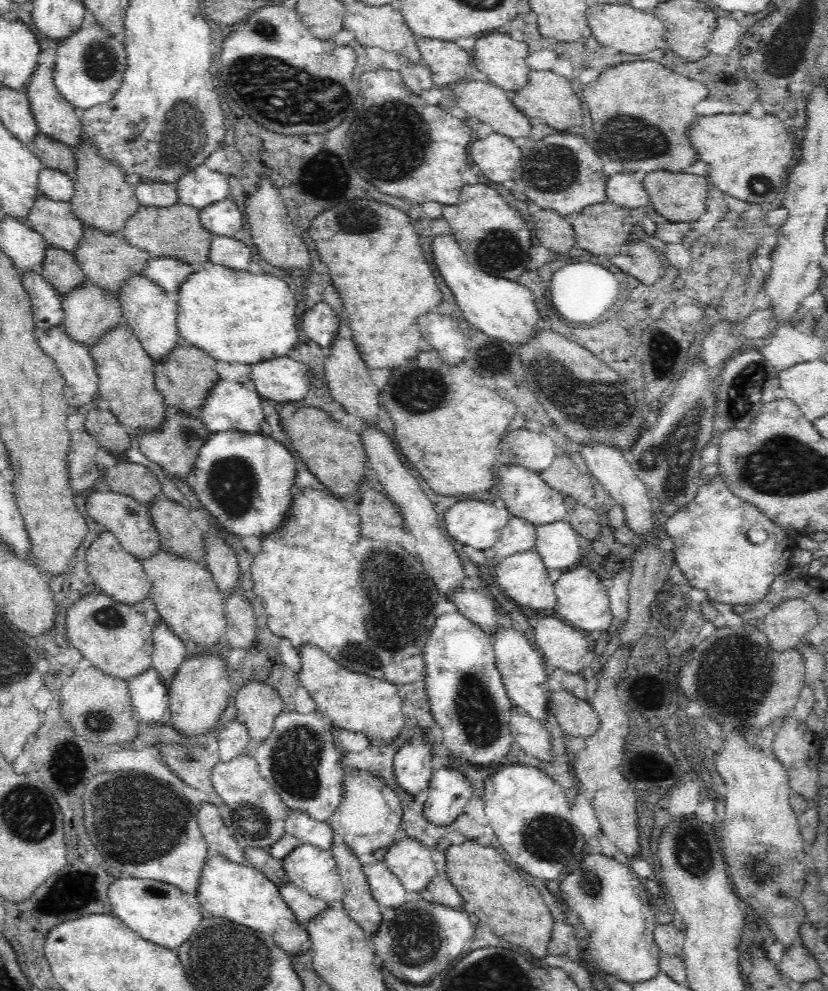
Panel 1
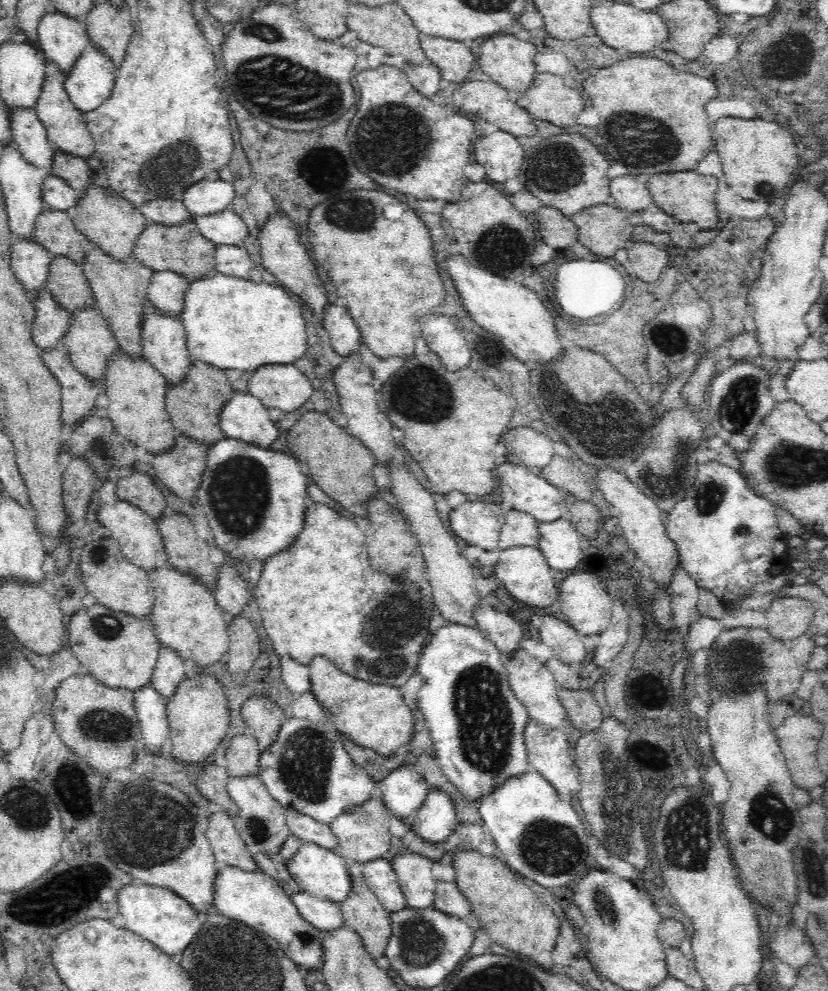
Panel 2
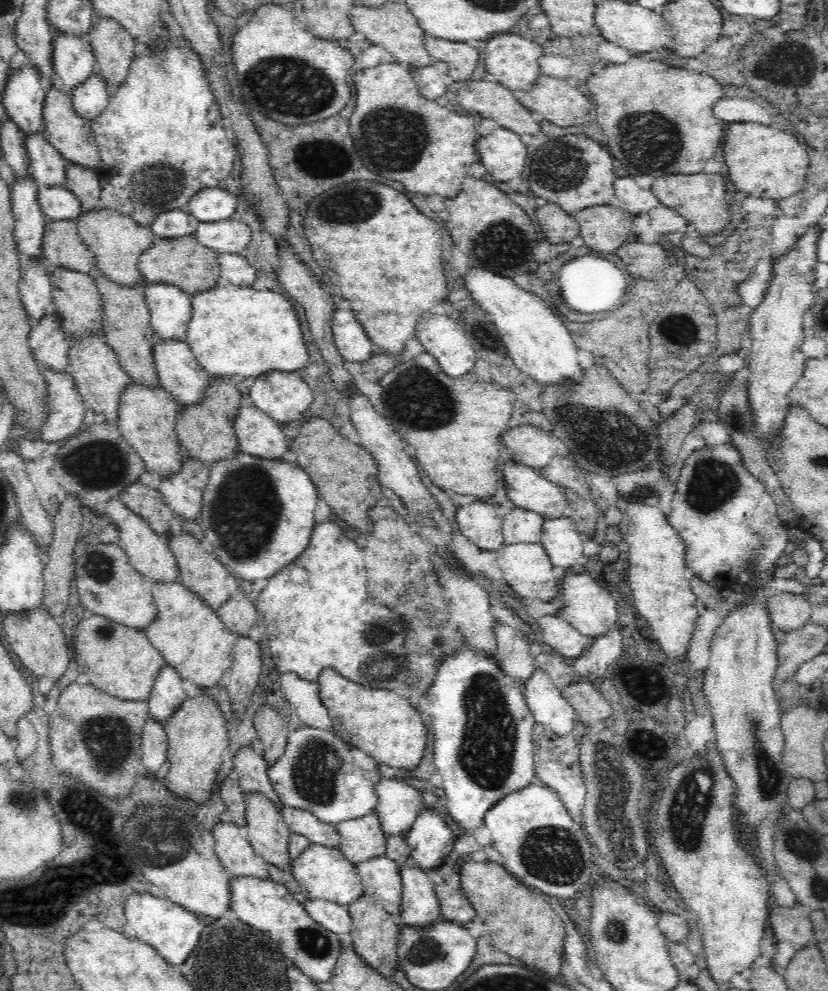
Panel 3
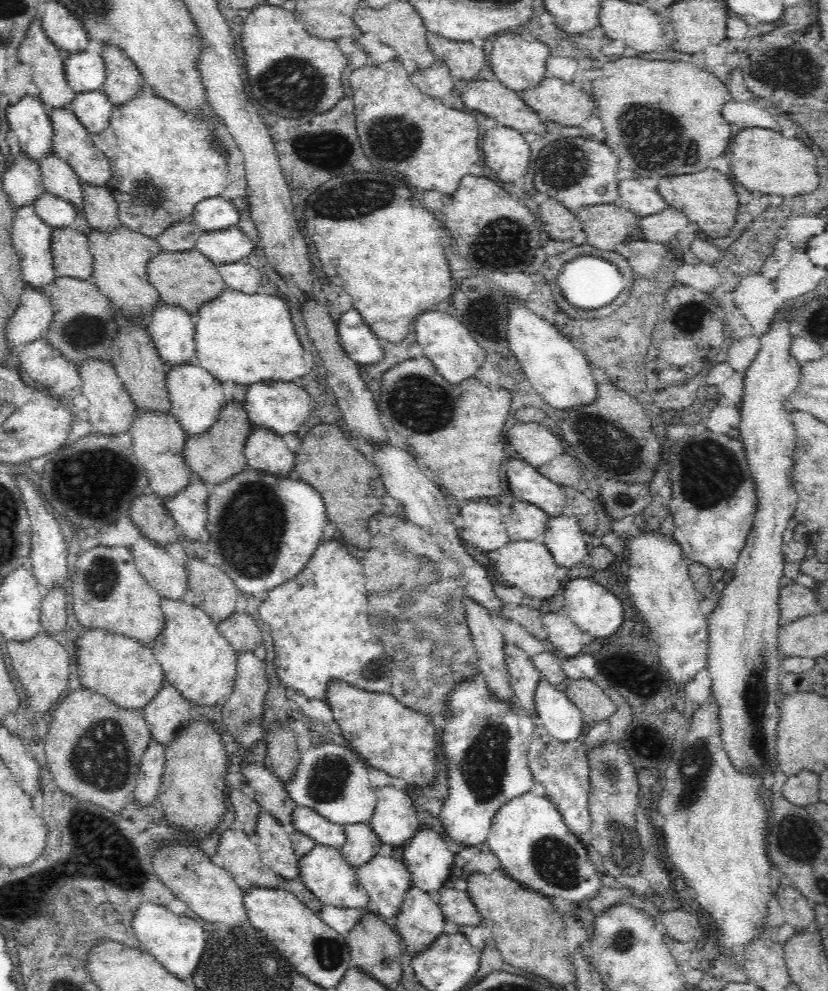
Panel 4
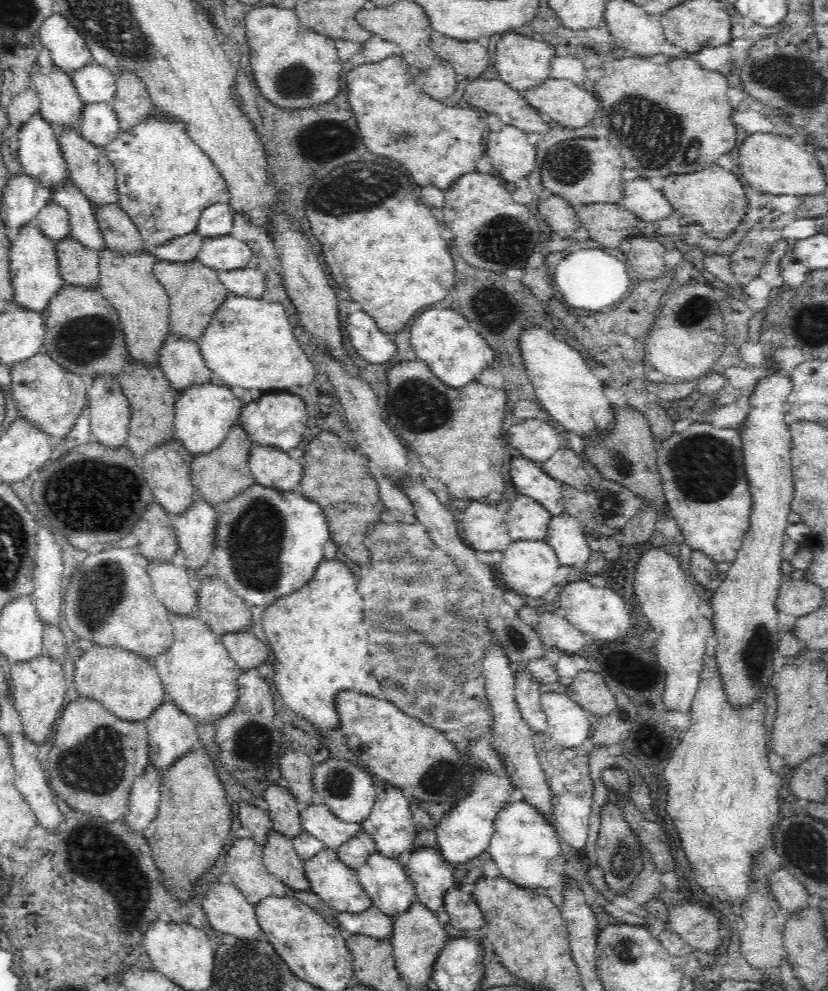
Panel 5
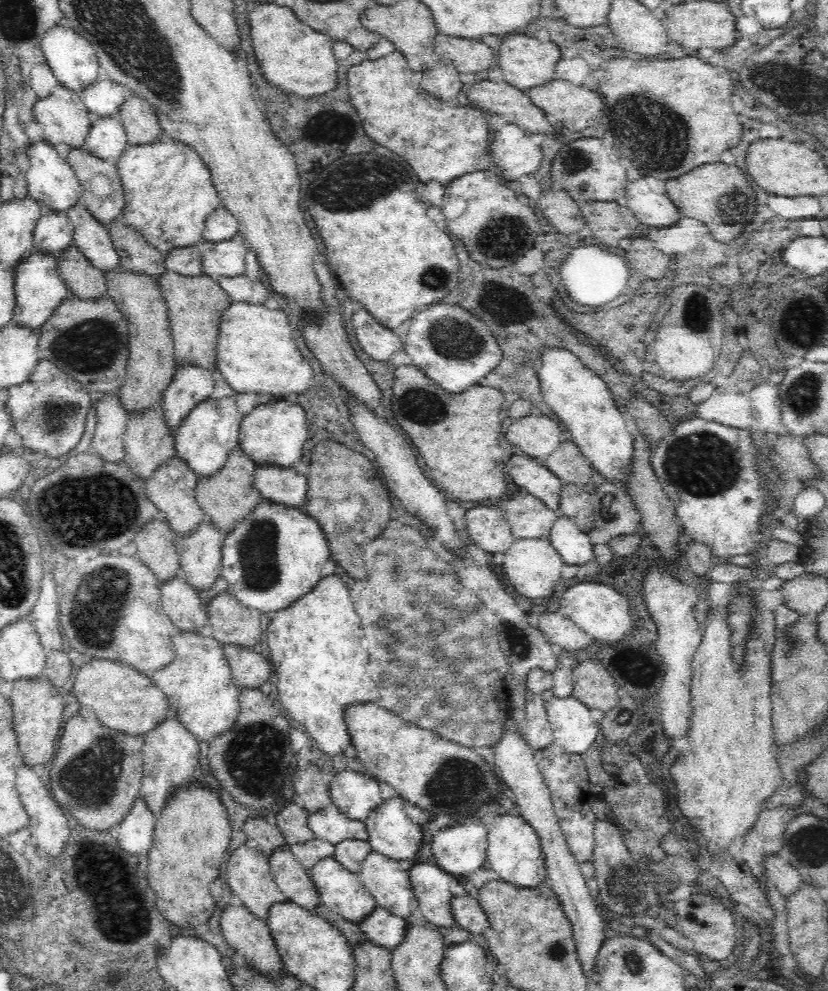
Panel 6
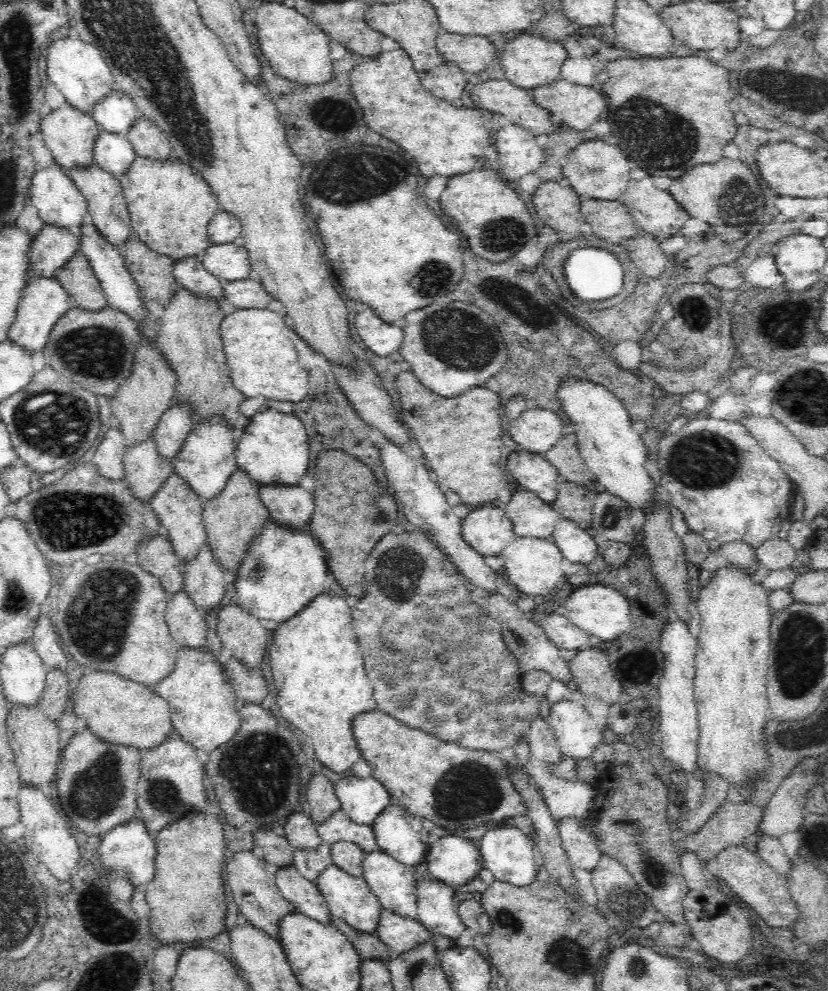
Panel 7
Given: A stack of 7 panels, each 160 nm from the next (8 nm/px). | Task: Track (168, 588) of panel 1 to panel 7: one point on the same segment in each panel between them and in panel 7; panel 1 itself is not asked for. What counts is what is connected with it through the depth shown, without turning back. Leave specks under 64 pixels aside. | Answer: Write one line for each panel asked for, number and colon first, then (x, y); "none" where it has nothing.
2: (185, 613)
3: (190, 635)
4: (197, 659)
5: (199, 677)
6: (199, 685)
7: (205, 713)

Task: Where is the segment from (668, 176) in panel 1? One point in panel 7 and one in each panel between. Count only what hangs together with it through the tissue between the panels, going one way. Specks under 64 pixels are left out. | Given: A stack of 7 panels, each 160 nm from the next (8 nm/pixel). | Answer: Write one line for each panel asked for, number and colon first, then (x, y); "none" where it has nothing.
2: (688, 196)
3: (700, 198)
4: (710, 202)
5: (715, 198)
6: (718, 194)
7: (726, 194)

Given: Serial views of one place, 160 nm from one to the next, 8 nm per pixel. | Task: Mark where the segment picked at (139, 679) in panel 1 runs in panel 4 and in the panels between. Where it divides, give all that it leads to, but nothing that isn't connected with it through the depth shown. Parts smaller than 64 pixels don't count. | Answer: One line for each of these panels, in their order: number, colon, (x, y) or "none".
2: (151, 707)
3: (154, 743)
4: (152, 764)

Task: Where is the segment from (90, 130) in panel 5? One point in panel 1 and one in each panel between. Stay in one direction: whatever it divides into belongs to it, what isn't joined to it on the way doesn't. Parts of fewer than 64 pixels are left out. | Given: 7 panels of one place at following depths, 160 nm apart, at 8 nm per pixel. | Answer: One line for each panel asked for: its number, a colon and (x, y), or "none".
1: (90, 63)
2: (90, 81)
3: (90, 98)
4: (93, 108)

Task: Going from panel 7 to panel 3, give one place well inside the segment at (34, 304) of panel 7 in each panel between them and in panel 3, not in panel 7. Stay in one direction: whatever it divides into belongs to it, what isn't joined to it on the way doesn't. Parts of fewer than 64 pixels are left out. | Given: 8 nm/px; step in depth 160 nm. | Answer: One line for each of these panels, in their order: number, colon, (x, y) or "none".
3: (29, 218)
4: (32, 238)
5: (34, 274)
6: (40, 291)

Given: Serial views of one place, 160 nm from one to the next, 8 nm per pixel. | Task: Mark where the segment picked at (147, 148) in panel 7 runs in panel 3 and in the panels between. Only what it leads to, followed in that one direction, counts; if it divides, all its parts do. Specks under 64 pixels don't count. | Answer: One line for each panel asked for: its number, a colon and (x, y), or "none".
3: (113, 47)
4: (123, 79)
5: (132, 104)
6: (141, 123)

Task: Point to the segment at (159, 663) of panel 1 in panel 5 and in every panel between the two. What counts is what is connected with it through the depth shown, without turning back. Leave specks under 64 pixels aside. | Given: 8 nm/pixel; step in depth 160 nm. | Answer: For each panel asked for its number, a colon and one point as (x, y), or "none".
2: (169, 670)
3: (167, 694)
4: (168, 711)
5: (170, 733)

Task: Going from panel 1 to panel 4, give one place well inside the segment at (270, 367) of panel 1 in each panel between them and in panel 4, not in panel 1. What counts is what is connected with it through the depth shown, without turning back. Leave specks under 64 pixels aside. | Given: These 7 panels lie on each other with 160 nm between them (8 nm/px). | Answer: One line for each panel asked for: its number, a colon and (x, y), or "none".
2: (280, 387)
3: (284, 396)
4: (282, 407)

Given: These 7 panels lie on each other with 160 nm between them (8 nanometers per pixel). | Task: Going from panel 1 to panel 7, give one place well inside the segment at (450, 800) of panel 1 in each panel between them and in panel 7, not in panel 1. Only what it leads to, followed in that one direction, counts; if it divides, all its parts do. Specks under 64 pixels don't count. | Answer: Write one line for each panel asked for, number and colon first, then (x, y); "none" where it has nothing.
2: (437, 819)
3: (430, 839)
4: (427, 856)
5: (431, 875)
6: (431, 885)
7: (436, 911)

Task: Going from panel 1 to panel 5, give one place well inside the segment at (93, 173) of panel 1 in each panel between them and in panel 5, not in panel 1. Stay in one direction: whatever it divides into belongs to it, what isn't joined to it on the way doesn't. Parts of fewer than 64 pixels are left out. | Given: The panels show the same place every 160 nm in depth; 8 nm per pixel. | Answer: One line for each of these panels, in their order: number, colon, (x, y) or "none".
2: (104, 217)
3: (118, 241)
4: (120, 256)
5: (126, 280)

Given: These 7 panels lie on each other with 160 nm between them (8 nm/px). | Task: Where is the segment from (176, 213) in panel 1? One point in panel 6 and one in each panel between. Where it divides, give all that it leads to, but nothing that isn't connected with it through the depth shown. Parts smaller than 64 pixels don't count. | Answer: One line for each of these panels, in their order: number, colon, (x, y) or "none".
2: (179, 247)
3: (184, 262)
4: (188, 279)
5: (196, 292)
6: (196, 305)

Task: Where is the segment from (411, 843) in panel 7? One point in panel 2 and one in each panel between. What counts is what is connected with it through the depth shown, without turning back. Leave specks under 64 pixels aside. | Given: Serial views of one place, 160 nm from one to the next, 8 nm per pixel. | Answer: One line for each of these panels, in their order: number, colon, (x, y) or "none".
2: (404, 790)
3: (399, 803)
4: (395, 821)
5: (390, 824)
6: (391, 832)

